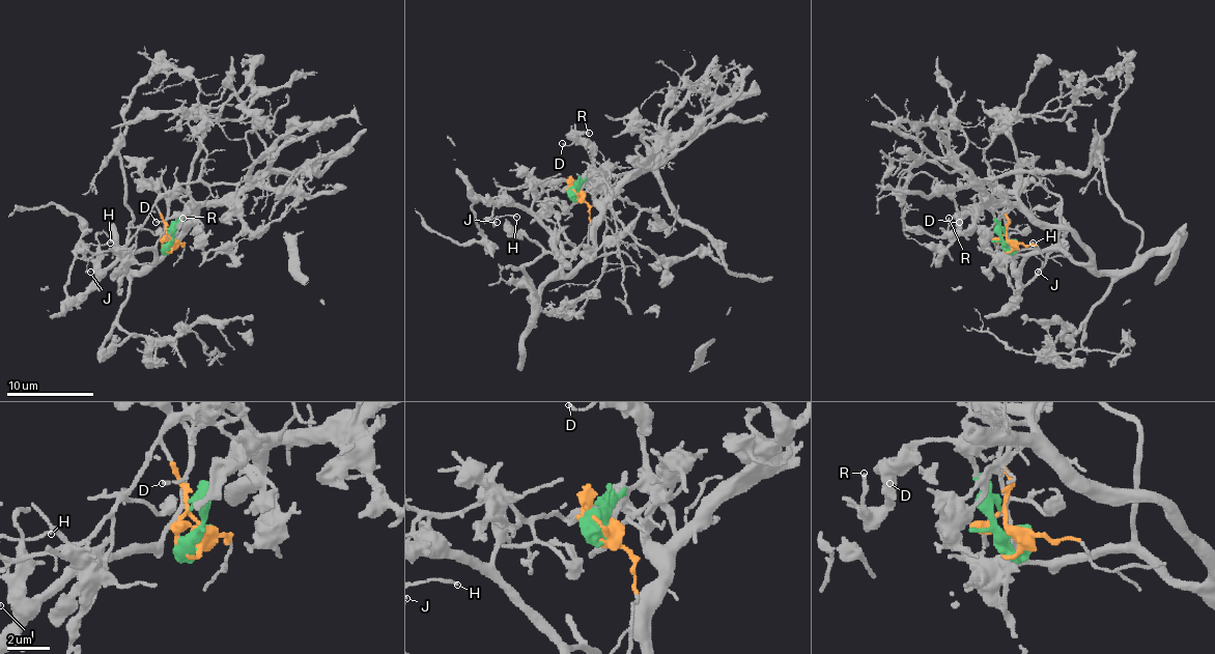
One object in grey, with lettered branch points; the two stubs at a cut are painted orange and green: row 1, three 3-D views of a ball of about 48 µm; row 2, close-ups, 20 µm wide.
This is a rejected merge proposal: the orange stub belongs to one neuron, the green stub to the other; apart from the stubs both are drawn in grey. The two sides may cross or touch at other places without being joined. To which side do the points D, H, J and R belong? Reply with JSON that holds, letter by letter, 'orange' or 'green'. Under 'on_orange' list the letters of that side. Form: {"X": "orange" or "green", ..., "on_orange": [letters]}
{"D": "green", "H": "orange", "J": "orange", "R": "green", "on_orange": ["H", "J"]}

